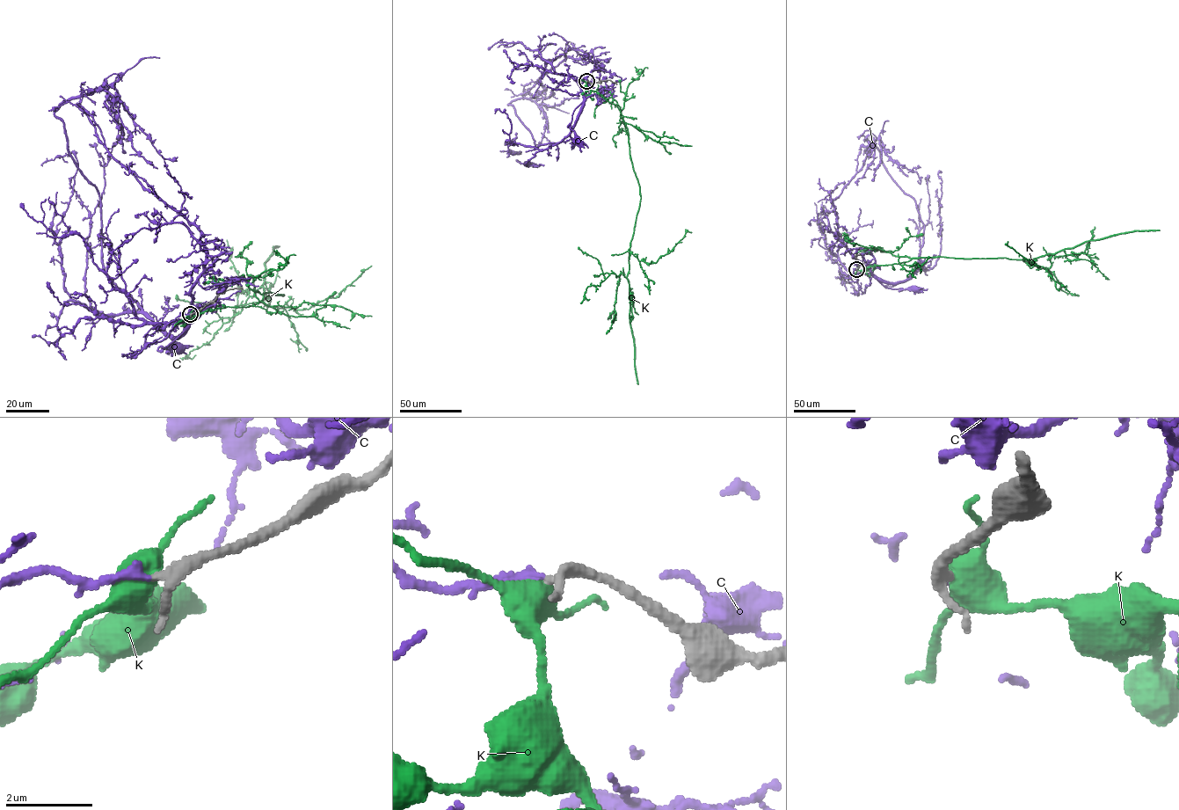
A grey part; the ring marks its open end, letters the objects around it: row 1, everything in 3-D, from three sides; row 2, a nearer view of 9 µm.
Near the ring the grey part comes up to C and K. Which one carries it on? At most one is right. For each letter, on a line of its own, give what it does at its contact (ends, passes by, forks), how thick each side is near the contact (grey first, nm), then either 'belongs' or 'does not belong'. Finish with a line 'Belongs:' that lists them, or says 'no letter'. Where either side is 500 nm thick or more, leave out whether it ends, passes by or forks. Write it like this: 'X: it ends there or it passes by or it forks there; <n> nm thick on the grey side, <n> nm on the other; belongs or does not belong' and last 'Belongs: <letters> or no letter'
C: it ends there; 220 nm thick on the grey side, 200 nm on the other; belongs
K: 220 nm thick on the grey side, 500 nm on the other; does not belong
Belongs: C

